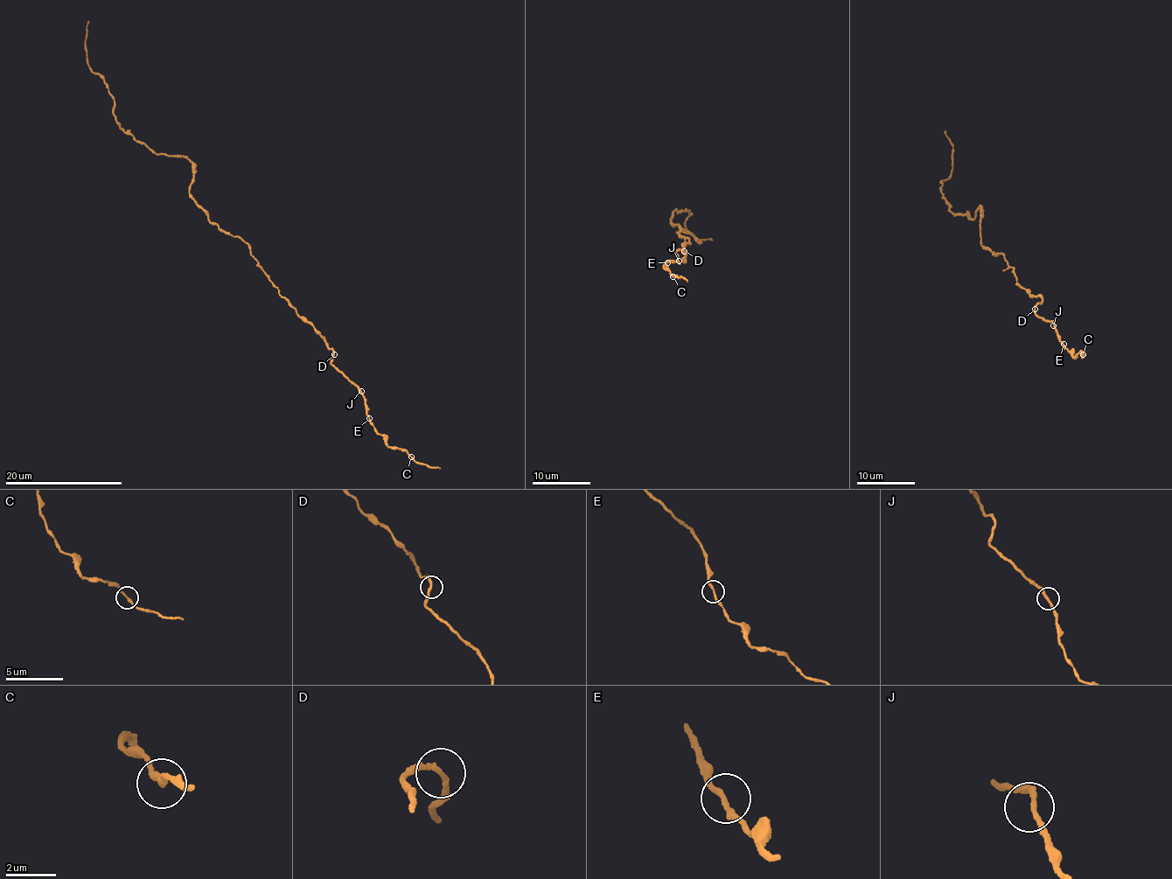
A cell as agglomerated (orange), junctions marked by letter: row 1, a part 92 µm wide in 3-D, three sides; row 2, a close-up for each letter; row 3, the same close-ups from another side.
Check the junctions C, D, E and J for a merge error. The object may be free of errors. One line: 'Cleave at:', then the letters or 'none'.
Cleave at: none

